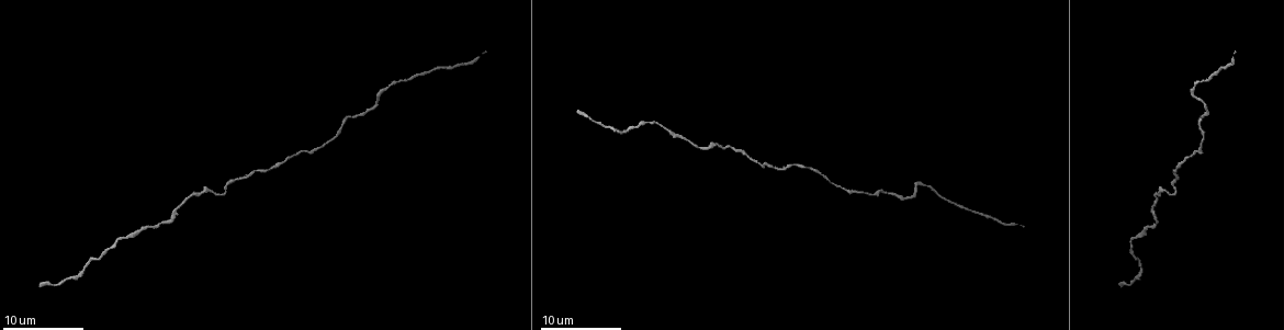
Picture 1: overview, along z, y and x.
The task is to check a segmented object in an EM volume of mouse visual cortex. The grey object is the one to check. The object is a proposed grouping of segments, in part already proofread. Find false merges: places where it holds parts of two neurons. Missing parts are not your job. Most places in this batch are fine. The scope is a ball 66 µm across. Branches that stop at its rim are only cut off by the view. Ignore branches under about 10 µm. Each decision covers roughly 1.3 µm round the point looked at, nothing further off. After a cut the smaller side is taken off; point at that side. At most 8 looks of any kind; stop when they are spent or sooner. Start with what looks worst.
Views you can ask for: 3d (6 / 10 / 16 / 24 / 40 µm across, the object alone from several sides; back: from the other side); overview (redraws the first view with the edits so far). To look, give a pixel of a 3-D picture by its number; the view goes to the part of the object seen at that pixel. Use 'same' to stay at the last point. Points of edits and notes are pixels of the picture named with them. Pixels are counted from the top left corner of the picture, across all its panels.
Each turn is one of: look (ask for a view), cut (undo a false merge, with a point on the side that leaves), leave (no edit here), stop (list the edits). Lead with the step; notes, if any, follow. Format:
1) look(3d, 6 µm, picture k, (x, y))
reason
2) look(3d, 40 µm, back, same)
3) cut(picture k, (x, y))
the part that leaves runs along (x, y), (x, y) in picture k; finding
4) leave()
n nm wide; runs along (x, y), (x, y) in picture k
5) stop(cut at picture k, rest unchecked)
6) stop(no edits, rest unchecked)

look(3d, 16 µm, picture 1, (1193, 90))
calibre changes

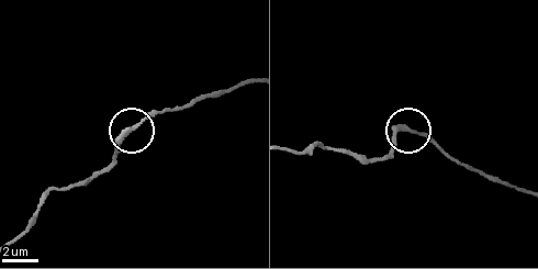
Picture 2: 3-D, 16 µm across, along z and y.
leave()
runs along (291, 148), (322, 144), (374, 160), (411, 130), (439, 150) in picture 2; continuous, no second neuron

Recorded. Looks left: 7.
look(3d, 10 µm, picture 1, (113, 248))
thick turns thin

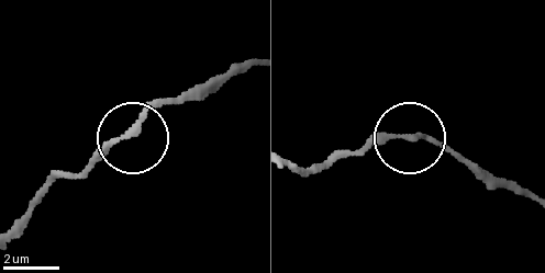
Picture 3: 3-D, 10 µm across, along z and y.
look(3d, 10 µm, back, picture 3, (124, 137))
from behind

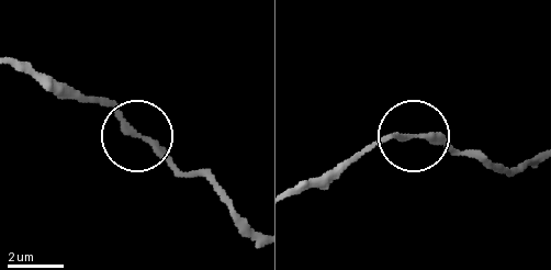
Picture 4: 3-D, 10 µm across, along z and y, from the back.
leave()
runs along (18, 65), (102, 101), (184, 171) in picture 4; continuous, no second neuron

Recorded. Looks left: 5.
look(3d, 6 µm, picture 1, (896, 196))
thick turns thin

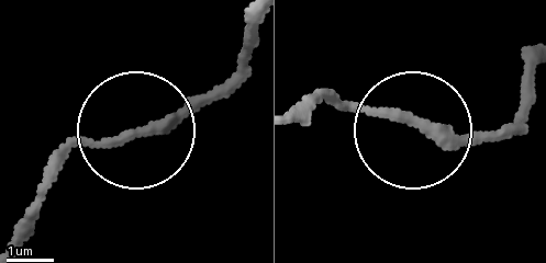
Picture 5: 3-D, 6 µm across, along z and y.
look(3d, 6 µm, back, picture 5, (144, 133))

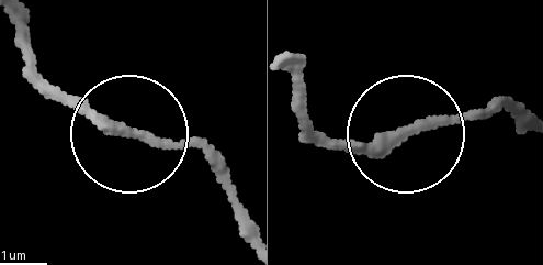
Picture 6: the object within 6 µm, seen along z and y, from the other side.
leave()
230 nm wide; runs along (522, 113), (490, 106), (349, 148), (306, 136) in picture 6; one neuron here

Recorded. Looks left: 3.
look(3d, 10 µm, picture 1, (1175, 187))

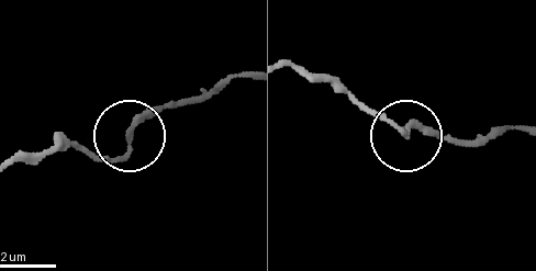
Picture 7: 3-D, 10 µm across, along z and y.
leave()
runs along (521, 131), (500, 125), (450, 139), (405, 133), (360, 106) in picture 7; one neuron here

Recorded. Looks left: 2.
stop(no edits, rest unchecked)

